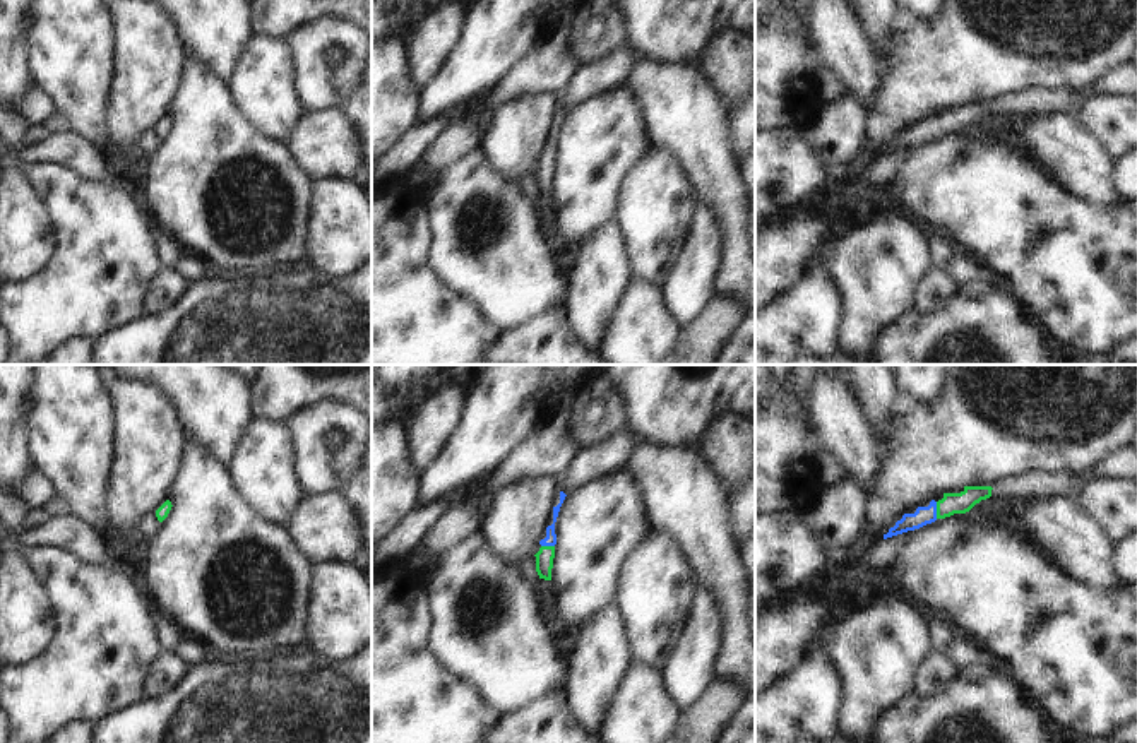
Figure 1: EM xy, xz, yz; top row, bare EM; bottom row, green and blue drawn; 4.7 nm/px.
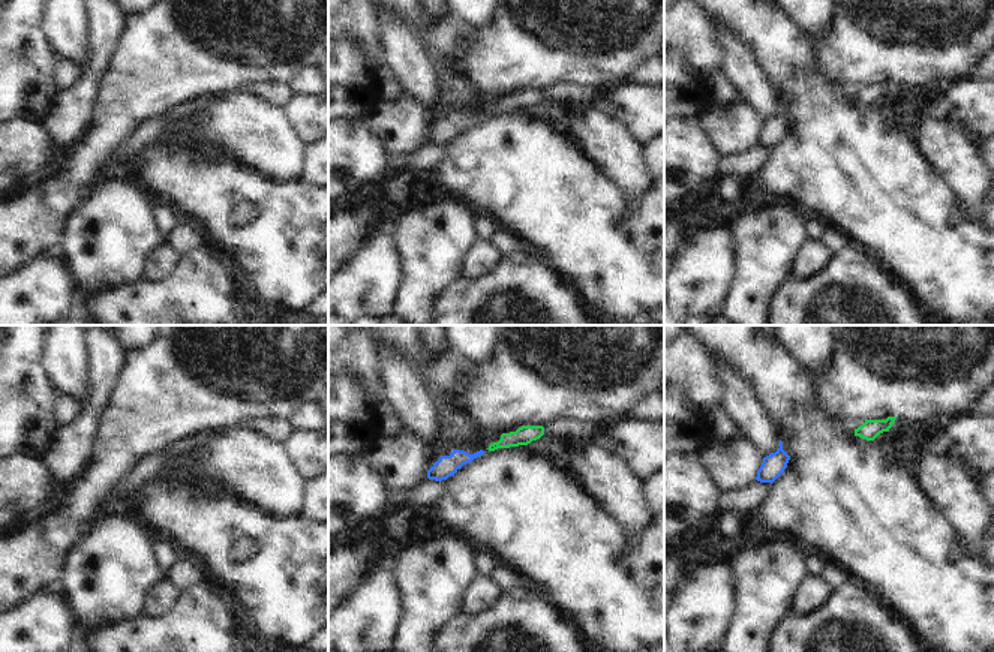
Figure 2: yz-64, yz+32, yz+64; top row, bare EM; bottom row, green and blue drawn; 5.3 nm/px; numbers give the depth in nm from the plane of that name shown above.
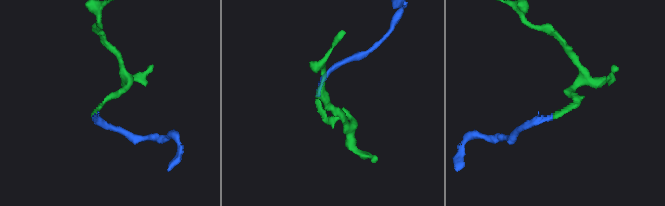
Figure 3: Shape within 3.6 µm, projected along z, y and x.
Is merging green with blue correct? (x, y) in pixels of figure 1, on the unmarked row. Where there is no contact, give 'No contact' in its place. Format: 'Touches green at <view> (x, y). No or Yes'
Touches green at yz (937, 127). Yes

